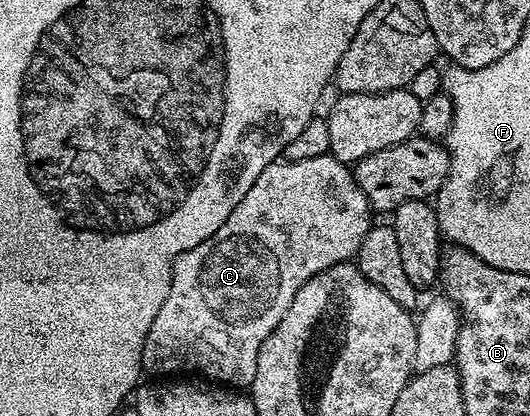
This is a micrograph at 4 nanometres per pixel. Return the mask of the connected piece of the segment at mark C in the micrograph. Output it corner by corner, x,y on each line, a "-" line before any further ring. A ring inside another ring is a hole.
331,155
319,157
318,159
302,159
301,161
277,160
258,179
254,179
254,187
242,195
242,203
230,211
230,219
210,235
198,247
180,254
172,265
172,282
170,283
170,295
166,295
166,303
158,307
158,315
154,315
154,323
150,323
150,331
146,335
146,343
142,347
142,369
145,374
152,375
192,375
188,373
201,373
204,377
209,377
209,382
219,383
224,387
235,387
244,391
254,383
254,371
258,367
258,351
266,339
282,323
282,315
286,315
286,307
294,303
294,295
309,281
314,275
326,271
335,265
342,265
351,262
355,258
356,252
360,250
362,239
368,233
373,224
373,210
368,204
366,195
356,186
356,181
352,178
352,169
345,162

